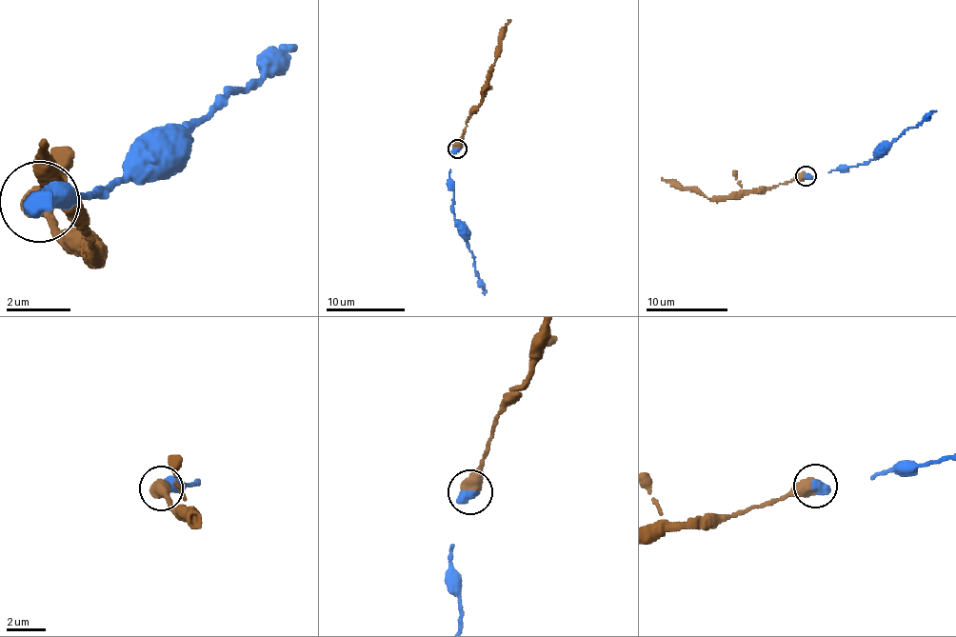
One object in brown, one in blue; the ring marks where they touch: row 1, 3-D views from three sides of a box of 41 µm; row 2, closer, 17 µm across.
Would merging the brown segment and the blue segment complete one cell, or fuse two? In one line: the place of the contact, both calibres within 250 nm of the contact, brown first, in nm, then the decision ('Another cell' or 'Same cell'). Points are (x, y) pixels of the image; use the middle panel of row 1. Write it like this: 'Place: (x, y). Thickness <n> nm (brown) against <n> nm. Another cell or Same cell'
Place: (457, 149). Thickness 600 nm (brown) against 500 nm. Same cell

